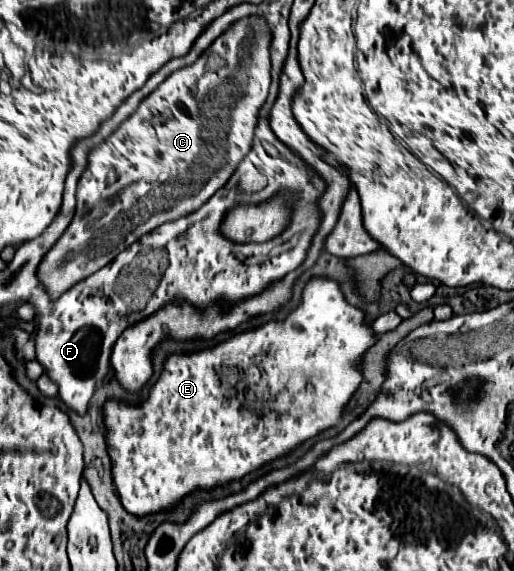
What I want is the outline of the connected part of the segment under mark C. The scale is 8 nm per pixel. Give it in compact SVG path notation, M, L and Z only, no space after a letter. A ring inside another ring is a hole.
M246 18L246 22L238 22L238 26L234 26L234 30L226 30L212 46L210 50L206 50L206 54L202 54L202 58L198 58L198 62L194 62L194 66L186 66L186 70L176 70L174 74L170 74L170 78L166 78L166 82L162 82L150 96L146 96L146 102L142 102L142 106L138 106L138 110L98 148L94 148L88 156L88 168L82 174L80 182L78 182L78 208L74 214L72 224L68 226L68 230L64 232L64 236L54 244L54 248L46 254L46 258L40 264L38 276L44 282L44 286L48 286L48 292L52 298L58 298L62 292L66 292L72 284L84 280L86 276L94 274L96 270L100 270L102 266L106 266L108 262L112 262L126 246L130 246L132 242L140 240L144 234L152 232L154 228L158 228L160 224L186 216L190 212L194 212L198 206L202 206L202 202L206 202L216 190L220 190L230 176L234 174L236 166L242 162L242 158L250 152L252 146L252 138L254 138L254 128L258 122L258 110L262 108L266 96L268 96L268 88L270 88L270 32L266 30L266 22L262 18Z

